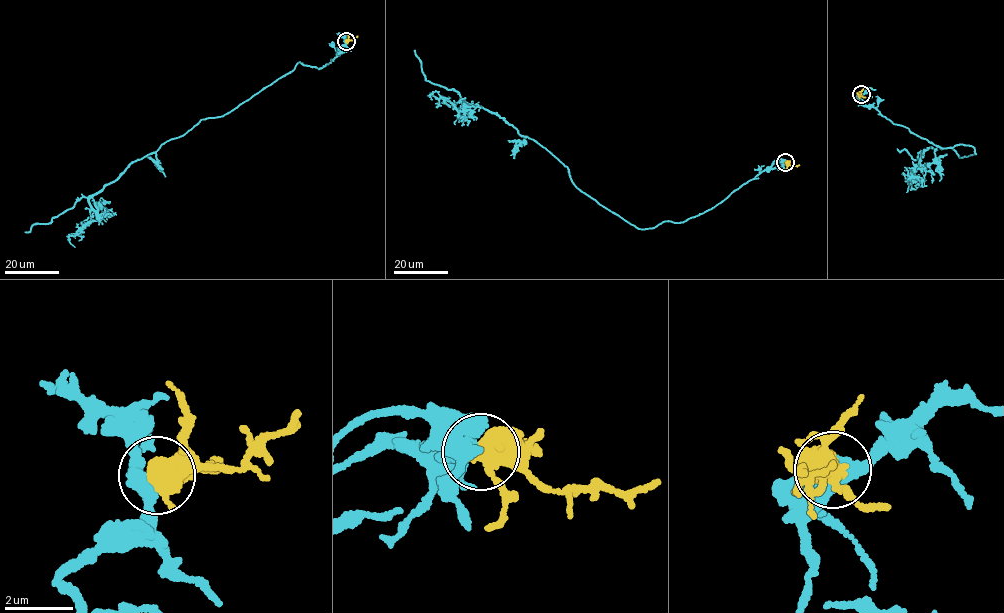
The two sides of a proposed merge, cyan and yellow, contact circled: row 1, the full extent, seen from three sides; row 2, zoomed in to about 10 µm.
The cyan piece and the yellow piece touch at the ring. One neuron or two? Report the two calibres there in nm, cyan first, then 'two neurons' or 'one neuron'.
400 nm thick on the cyan side, 440 nm on the other; two neurons

